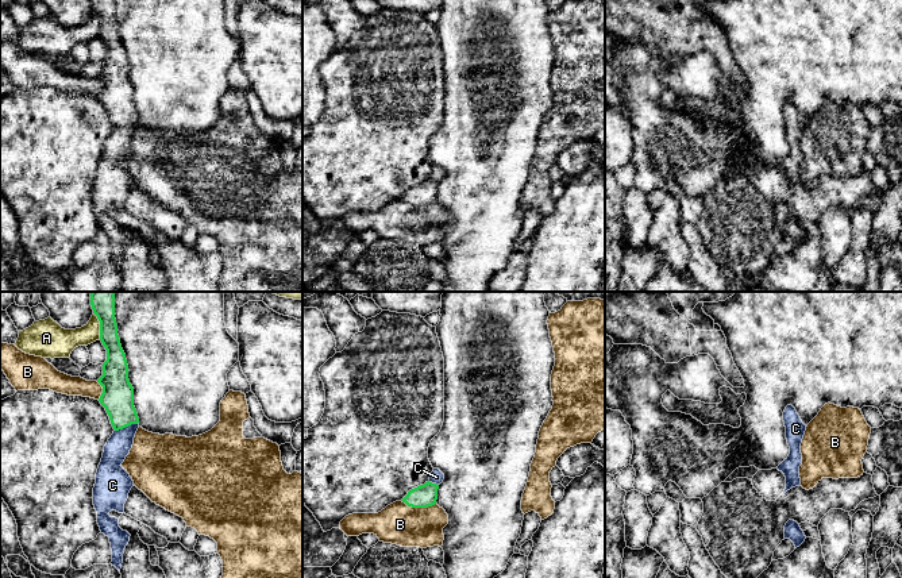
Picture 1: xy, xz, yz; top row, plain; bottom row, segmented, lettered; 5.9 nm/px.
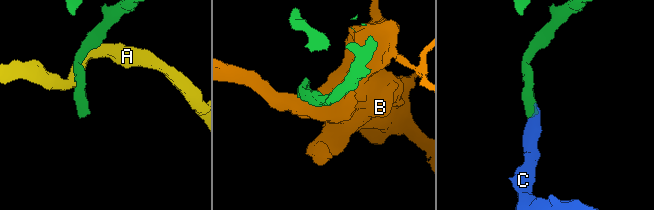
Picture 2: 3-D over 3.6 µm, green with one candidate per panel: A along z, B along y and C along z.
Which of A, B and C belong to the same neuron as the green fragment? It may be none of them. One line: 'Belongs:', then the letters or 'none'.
Belongs: C

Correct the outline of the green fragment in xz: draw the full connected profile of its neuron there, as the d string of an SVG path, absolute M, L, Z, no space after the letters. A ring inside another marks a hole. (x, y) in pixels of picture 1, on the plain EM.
M433 166L429 178L408 189L402 196L408 204L428 205L436 201L437 186L443 180L444 172L439 166Z

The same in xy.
M90 0L100 19L100 38L107 47L103 73L97 80L103 84L99 96L105 105L113 131L104 143L101 159L96 170L93 203L101 231L109 235L112 259L119 269L130 231L119 224L119 216L108 211L124 211L124 201L134 182L130 172L122 165L134 142L139 126L139 115L134 104L134 85L128 77L128 62L117 32L115 0Z

